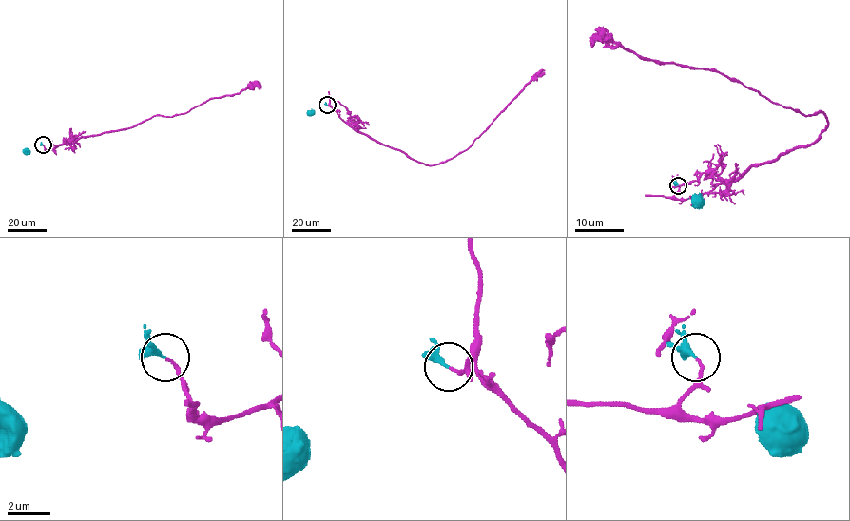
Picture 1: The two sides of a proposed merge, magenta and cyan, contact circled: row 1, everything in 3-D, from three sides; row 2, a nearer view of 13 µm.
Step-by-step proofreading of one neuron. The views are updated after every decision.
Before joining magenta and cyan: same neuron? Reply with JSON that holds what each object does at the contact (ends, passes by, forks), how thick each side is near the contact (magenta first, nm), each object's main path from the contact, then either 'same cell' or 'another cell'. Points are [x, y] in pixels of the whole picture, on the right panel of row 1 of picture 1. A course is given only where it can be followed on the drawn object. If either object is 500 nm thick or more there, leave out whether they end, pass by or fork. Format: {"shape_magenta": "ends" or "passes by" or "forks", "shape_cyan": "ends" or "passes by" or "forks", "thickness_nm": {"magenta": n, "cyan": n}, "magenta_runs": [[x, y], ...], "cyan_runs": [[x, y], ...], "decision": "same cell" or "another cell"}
{"shape_magenta": "ends", "shape_cyan": "passes by", "thickness_nm": {"magenta": 130, "cyan": 180}, "magenta_runs": [[678, 185], [677, 199], [708, 192], [811, 144], [828, 120], [716, 70], [645, 60], [609, 41], [592, 44]], "cyan_runs": [[678, 185], [696, 200]], "decision": "same cell"}

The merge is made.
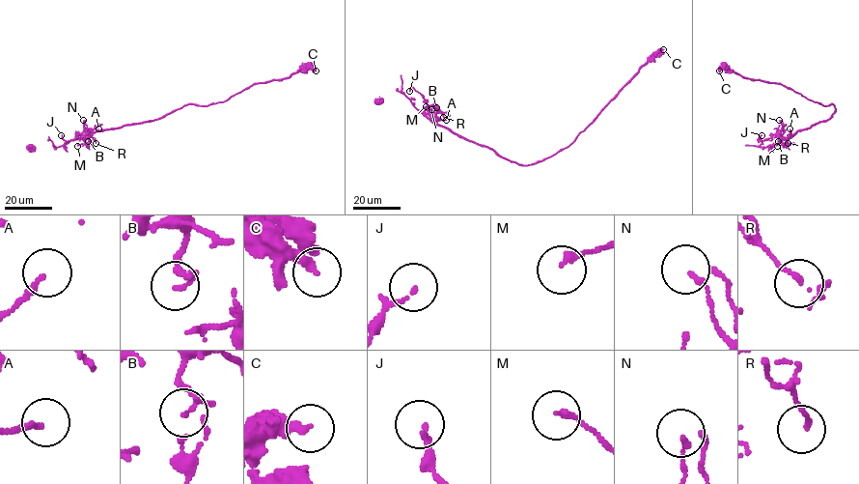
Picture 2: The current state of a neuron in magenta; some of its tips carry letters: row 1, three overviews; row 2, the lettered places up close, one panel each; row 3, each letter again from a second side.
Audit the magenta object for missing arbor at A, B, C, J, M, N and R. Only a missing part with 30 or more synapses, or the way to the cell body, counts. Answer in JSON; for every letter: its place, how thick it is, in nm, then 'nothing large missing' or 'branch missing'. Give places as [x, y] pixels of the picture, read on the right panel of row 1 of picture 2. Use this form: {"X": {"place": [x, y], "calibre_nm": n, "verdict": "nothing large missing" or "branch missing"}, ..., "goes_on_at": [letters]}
{"A": {"place": [789, 128], "calibre_nm": 160, "verdict": "nothing large missing"}, "B": {"place": [778, 141], "calibre_nm": 110, "verdict": "nothing large missing"}, "C": {"place": [719, 71], "calibre_nm": 320, "verdict": "nothing large missing"}, "J": {"place": [762, 135], "calibre_nm": 100, "verdict": "nothing large missing"}, "M": {"place": [777, 146], "calibre_nm": 180, "verdict": "nothing large missing"}, "N": {"place": [779, 120], "calibre_nm": 160, "verdict": "nothing large missing"}, "R": {"place": [788, 143], "calibre_nm": 140, "verdict": "nothing large missing"}, "goes_on_at": []}

